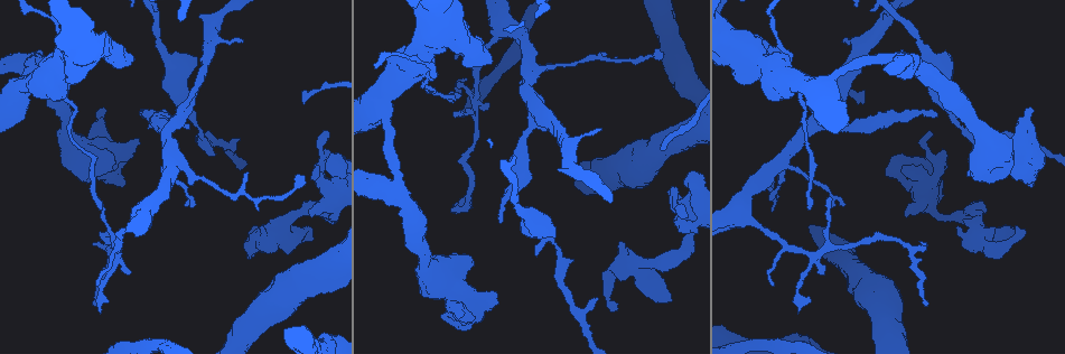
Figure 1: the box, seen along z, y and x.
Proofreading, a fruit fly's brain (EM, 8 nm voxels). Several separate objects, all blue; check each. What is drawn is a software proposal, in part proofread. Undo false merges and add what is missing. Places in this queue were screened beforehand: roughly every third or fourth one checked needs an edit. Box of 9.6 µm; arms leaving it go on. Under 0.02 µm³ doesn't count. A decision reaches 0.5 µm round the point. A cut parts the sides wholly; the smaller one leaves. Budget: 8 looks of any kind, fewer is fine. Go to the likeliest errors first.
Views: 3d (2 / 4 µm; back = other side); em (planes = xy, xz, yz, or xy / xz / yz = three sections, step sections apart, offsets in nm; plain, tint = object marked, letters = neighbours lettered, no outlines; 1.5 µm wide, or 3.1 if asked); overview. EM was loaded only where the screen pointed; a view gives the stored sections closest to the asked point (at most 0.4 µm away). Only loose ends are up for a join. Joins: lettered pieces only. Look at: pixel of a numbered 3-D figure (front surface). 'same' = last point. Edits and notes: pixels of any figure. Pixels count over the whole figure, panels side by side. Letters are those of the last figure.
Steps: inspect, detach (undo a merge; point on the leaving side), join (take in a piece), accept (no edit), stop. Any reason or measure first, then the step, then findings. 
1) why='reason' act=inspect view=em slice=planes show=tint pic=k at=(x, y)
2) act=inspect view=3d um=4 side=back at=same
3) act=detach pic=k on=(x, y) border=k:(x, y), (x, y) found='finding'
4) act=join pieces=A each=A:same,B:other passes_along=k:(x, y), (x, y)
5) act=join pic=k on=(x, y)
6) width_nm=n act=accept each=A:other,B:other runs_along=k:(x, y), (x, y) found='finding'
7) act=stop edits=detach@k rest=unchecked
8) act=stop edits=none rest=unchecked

why='thin end' act=inspect view=em slice=planes show=tint pic=1 at=(926, 302)

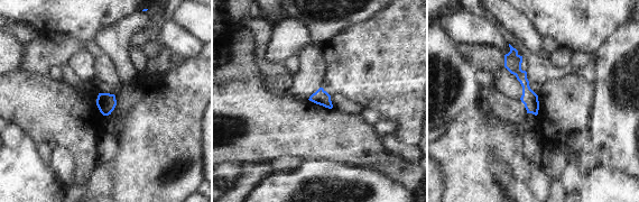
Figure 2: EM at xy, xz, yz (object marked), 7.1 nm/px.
why='see the neighbours' act=inspect view=em slice=planes show=letters at=same

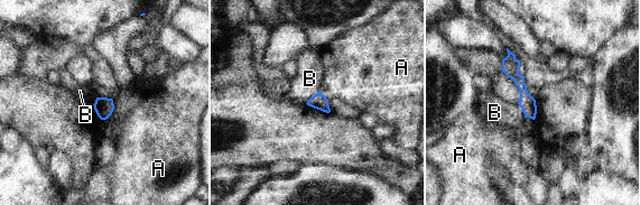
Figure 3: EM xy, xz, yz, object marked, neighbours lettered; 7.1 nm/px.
act=accept each=A:other,B:other runs_along=3:(510, 55), (510, 68), (532, 115) found='none of them fits'

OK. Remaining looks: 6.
why='branch stops here' act=inspect view=em slice=planes show=letters pic=1 at=(312, 215)

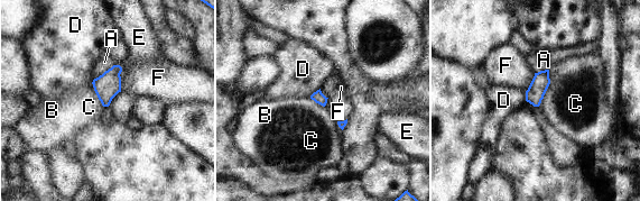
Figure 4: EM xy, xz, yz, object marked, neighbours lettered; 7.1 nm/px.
act=accept each=A:other,B:other,C:other,D:other,E:other,F:other found='none of them fits'

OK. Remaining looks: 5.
why='branch point' act=inspect view=em slice=planes show=letters pic=1 at=(206, 49)

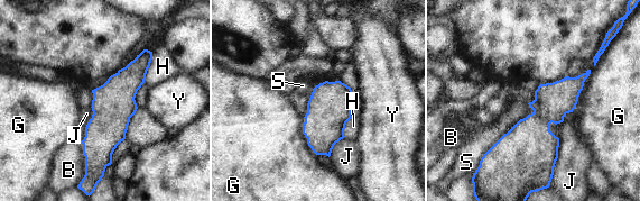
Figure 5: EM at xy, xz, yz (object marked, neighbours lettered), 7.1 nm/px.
act=accept each=B:other,G:other,H:other,J:other,S:other,Y:other found='all the same cell'

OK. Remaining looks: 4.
act=stop edits=none rest=unchecked

